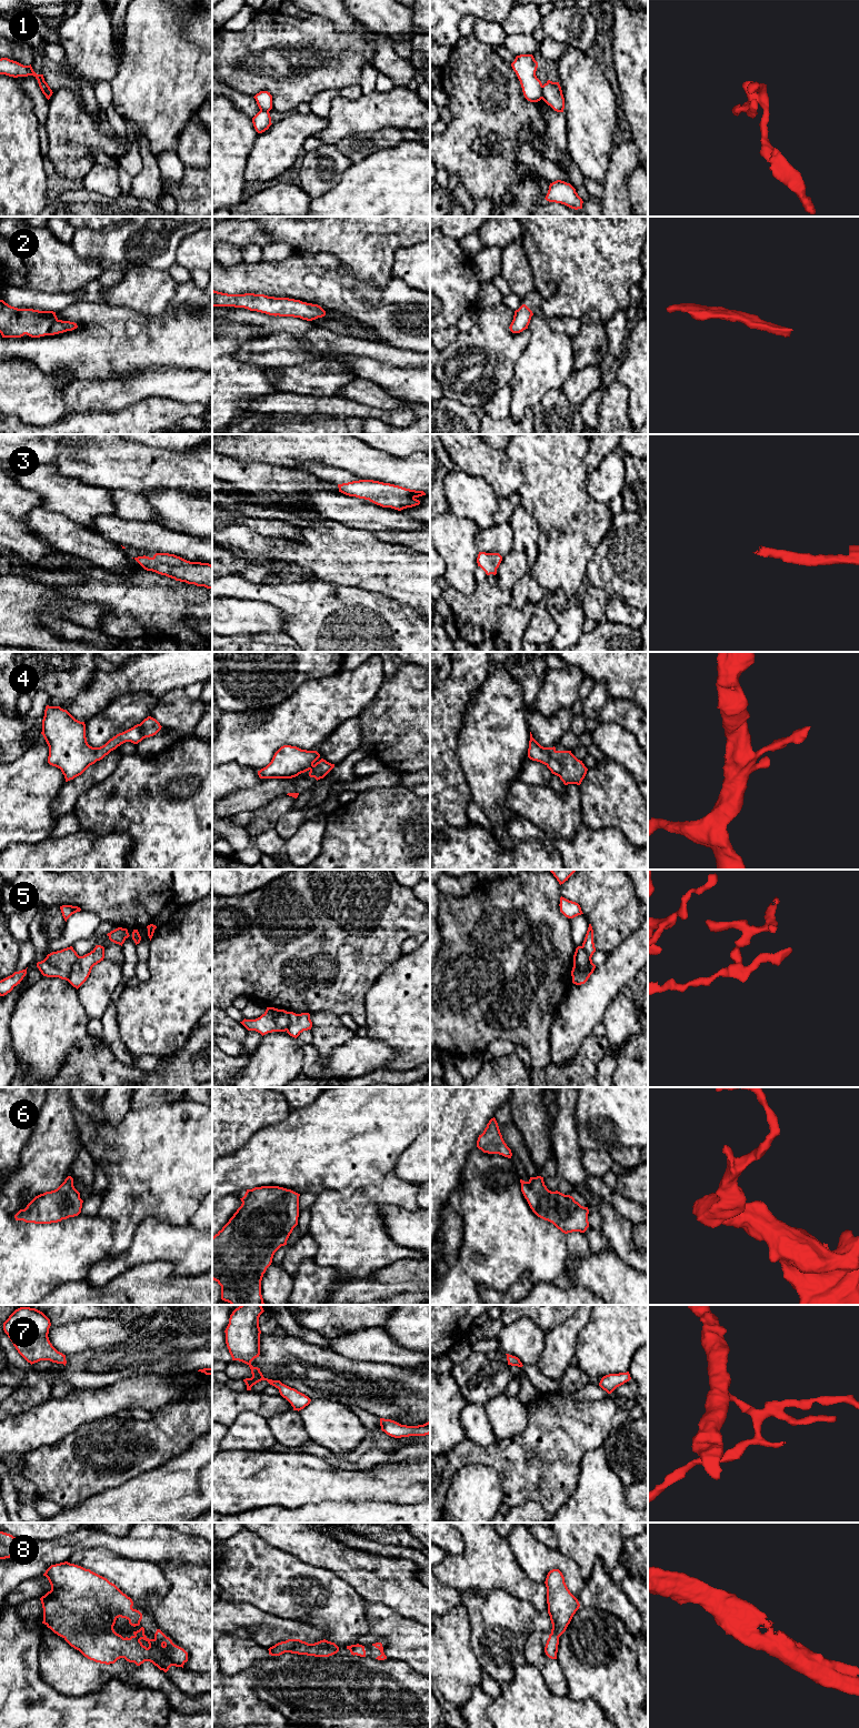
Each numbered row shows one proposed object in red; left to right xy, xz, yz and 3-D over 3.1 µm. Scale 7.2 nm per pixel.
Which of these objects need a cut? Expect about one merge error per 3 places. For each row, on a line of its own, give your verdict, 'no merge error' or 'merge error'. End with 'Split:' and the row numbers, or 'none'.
1: merge error
2: no merge error
3: no merge error
4: no merge error
5: merge error
6: no merge error
7: no merge error
8: no merge error
Split: 1, 5

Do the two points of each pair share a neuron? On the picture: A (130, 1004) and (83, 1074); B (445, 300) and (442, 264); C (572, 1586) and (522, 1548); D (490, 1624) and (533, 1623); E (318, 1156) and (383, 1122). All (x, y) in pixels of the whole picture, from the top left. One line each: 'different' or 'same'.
A: different
B: same
C: same
D: same
E: same

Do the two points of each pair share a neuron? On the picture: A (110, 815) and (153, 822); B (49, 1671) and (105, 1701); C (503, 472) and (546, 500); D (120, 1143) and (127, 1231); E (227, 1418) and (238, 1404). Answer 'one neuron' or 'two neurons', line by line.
A: one neuron
B: two neurons
C: two neurons
D: one neuron
E: one neuron

